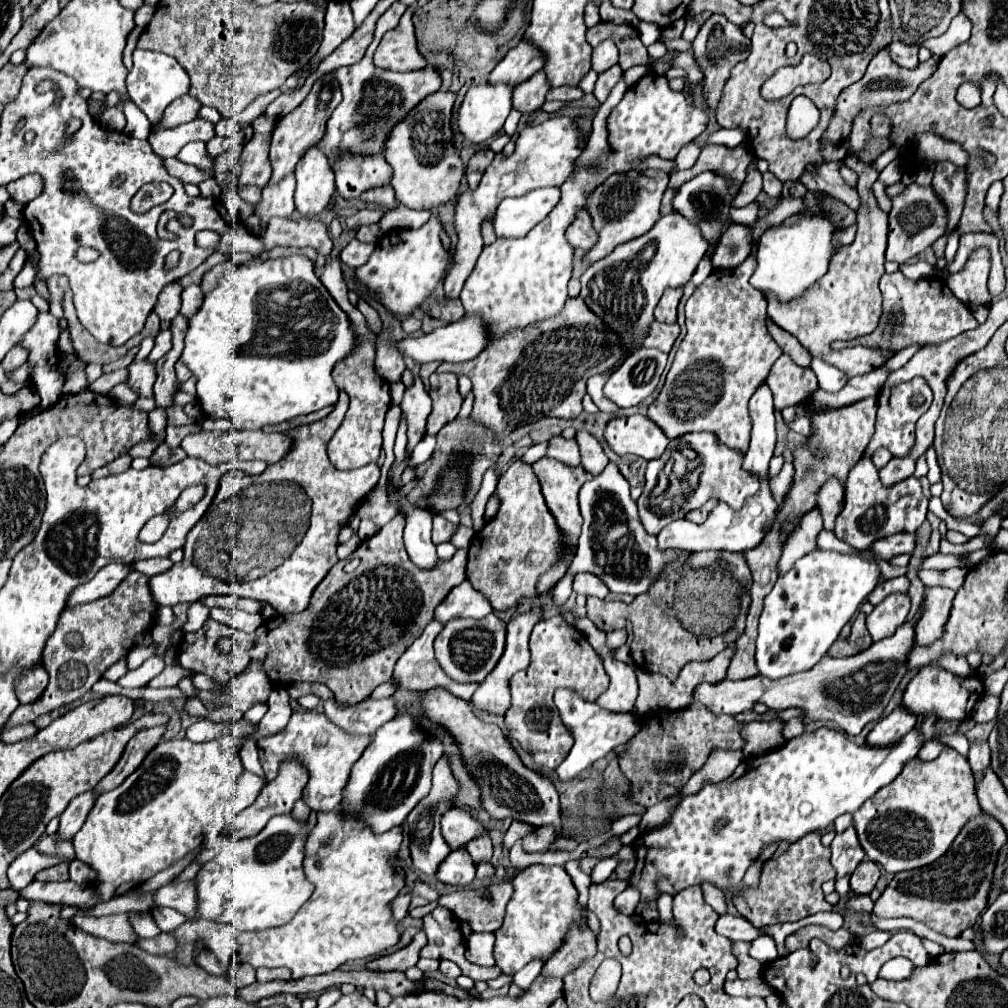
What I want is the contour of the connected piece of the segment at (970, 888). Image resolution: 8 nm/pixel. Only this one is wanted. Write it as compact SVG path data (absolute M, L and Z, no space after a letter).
M987 813L971 817L959 837L955 837L951 849L939 861L921 869L897 873L875 901L873 913L885 919L911 917L947 937L959 937L963 929L975 925L977 917L987 905L997 855L1005 843L1007 833L999 821L995 821L995 817Z

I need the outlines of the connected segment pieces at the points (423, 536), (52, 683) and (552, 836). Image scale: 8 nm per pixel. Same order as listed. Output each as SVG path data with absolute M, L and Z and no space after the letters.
M405 497L397 499L395 503L399 505L399 511L407 513L403 541L409 559L419 569L433 569L439 563L439 557L431 541L431 513L425 509L417 509Z
M139 571L129 573L127 579L115 589L115 593L93 603L67 607L61 613L57 629L49 637L43 651L43 667L49 673L49 685L45 693L39 701L31 705L19 705L5 727L11 729L23 723L31 723L35 717L43 713L51 713L61 705L81 699L113 663L123 659L135 647L135 635L151 631L155 623L157 605L151 597L149 577Z
M533 831L533 835L527 835L523 839L523 847L527 853L533 851L547 851L549 845L557 839L557 831Z

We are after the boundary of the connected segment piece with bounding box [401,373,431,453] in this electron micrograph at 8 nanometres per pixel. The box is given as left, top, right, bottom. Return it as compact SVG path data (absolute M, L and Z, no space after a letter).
M417 373L413 375L413 385L405 389L401 409L403 409L403 413L407 417L407 425L409 425L409 431L407 431L409 445L407 447L411 453L411 449L423 439L425 423L427 423L427 417L431 413L431 397L425 391Z

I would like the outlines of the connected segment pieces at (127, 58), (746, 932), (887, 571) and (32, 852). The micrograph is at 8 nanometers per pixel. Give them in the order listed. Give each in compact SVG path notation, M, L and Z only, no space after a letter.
M135 27L135 29L127 35L127 47L125 47L125 51L123 51L123 65L125 65L127 69L131 69L131 55L133 55L135 47L137 47L137 39L139 39L141 31L143 31L141 27Z
M723 913L719 915L717 923L715 923L715 931L731 941L753 941L761 935L765 935L763 929L755 929L749 921L745 921L743 917L739 915L729 915L729 913Z
M875 559L877 561L877 565L879 565L881 569L881 577L884 580L892 579L898 576L906 575L907 567L894 567L890 565L888 561L884 561L882 559Z
M35 847L27 849L25 853L21 853L11 865L9 865L9 881L11 881L11 887L15 891L21 891L25 889L39 871L43 869L49 869L53 865L59 865L59 863L69 863L69 859L65 857L55 857L55 855L47 855L47 853L41 853L37 851Z

